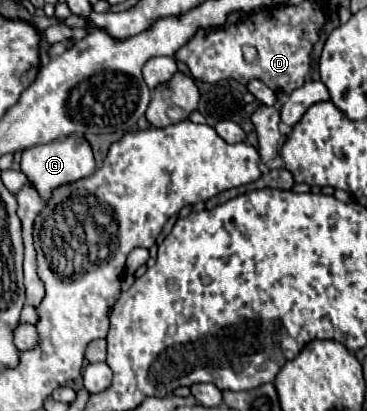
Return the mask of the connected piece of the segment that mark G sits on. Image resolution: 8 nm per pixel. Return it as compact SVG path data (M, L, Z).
M68 136L52 144L32 146L22 152L20 166L22 172L28 176L28 182L32 182L32 188L40 194L42 202L48 202L48 198L52 198L52 190L66 186L68 182L78 182L80 178L88 178L88 174L96 172L92 148L84 142L82 136Z

